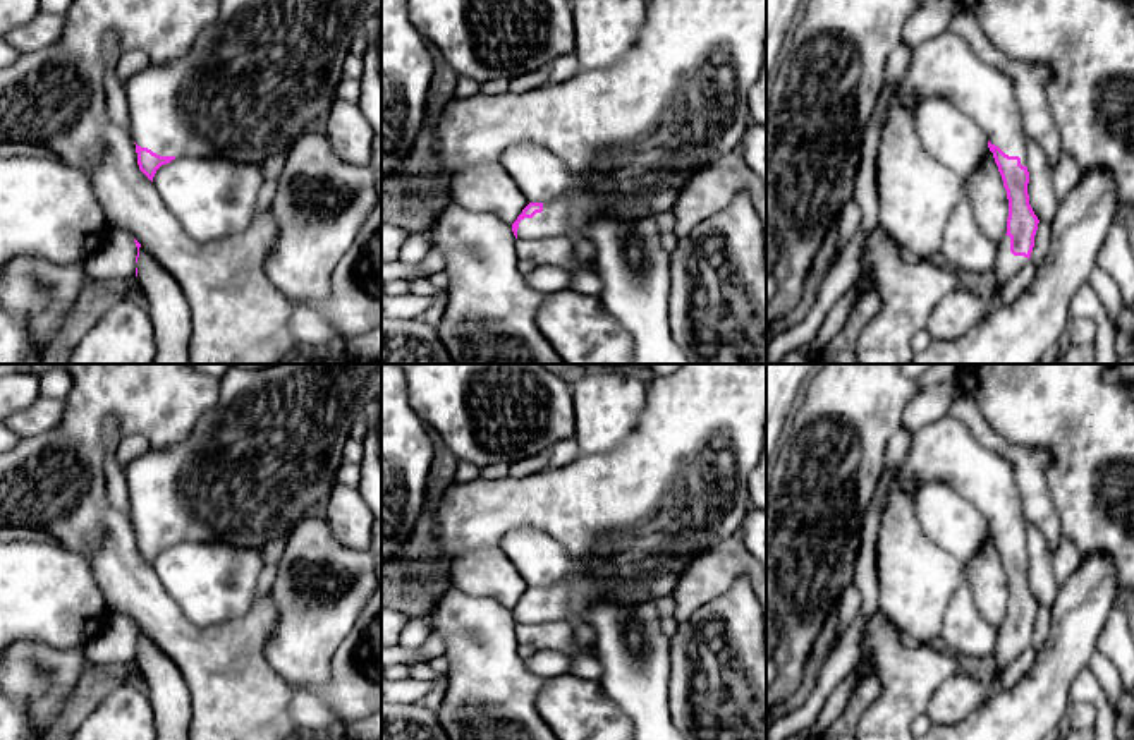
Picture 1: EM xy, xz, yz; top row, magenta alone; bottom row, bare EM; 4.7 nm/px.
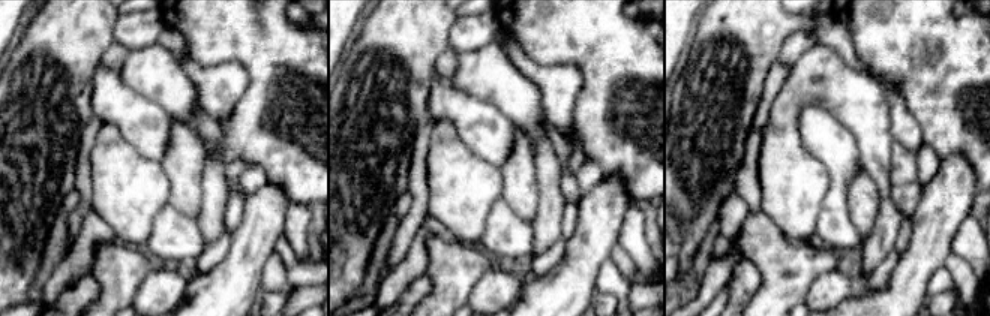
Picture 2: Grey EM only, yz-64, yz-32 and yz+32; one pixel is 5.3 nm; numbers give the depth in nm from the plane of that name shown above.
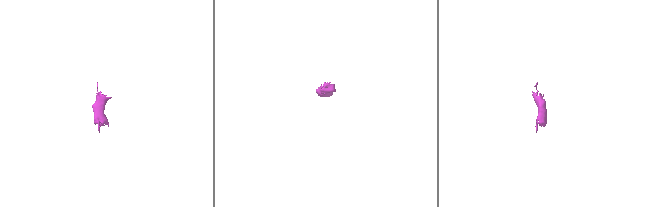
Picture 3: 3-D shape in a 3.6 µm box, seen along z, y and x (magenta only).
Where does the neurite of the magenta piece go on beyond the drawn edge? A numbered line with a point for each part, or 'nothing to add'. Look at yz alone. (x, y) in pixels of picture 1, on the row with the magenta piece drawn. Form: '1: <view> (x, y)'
1: yz (916, 193)
2: yz (1007, 265)

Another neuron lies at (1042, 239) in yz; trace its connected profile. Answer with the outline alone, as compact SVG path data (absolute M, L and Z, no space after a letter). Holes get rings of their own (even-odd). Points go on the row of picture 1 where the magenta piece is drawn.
M1046 221L1038 223L1038 230L1034 235L1034 247L1031 252L1031 261L1040 266L1048 252L1050 247L1050 237L1052 237L1052 227Z

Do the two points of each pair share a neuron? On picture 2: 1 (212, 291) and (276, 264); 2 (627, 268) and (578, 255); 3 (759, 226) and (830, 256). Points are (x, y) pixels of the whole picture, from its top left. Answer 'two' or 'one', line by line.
1: two
2: two
3: one

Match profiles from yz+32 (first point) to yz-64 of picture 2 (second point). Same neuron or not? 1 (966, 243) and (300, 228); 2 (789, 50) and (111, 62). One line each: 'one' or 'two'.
1: one
2: two

